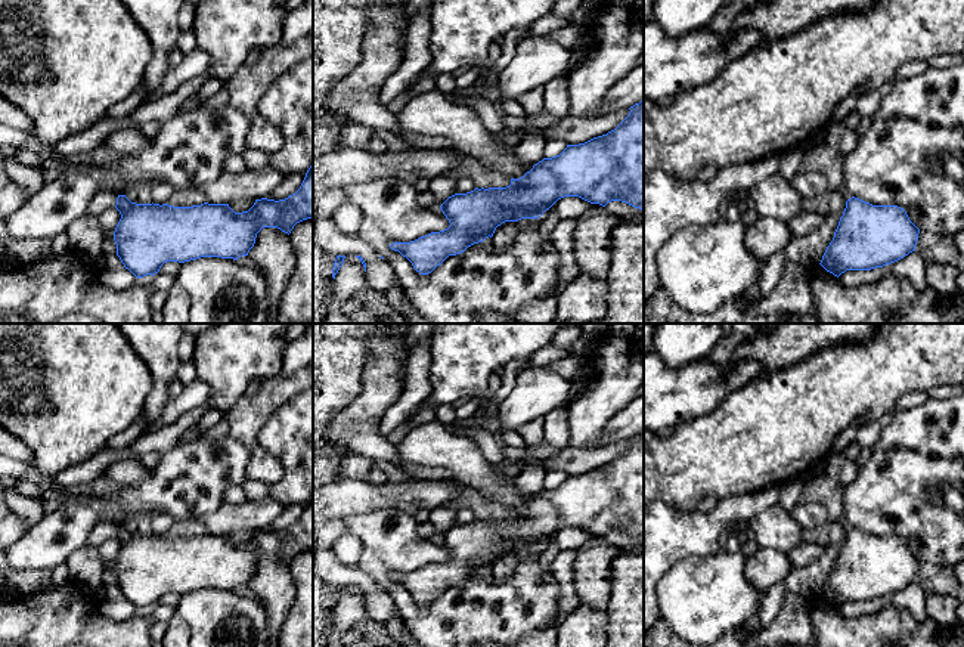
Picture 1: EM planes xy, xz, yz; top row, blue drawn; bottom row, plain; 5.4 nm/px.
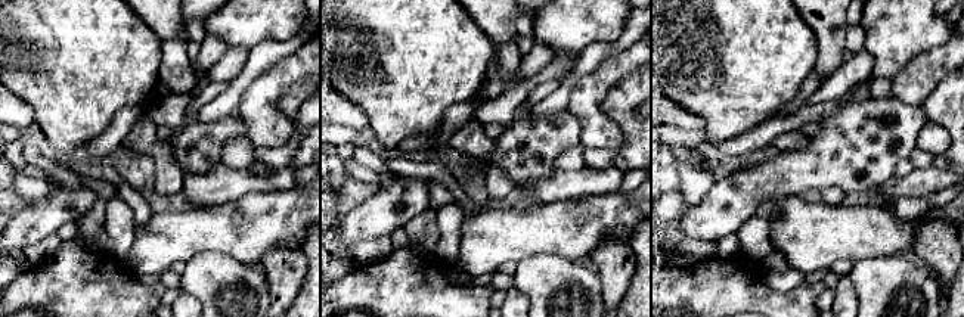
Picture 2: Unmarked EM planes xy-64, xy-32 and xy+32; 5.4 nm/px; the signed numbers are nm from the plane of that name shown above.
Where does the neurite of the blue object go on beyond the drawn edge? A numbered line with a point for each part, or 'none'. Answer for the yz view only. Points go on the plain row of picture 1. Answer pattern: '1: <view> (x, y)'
none

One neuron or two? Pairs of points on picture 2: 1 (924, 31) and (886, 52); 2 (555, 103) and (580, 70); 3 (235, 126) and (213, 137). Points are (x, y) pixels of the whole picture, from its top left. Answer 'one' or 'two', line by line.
1: one
2: one
3: one

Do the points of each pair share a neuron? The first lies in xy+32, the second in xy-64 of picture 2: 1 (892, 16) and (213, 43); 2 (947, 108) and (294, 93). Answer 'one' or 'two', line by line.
1: two
2: one

